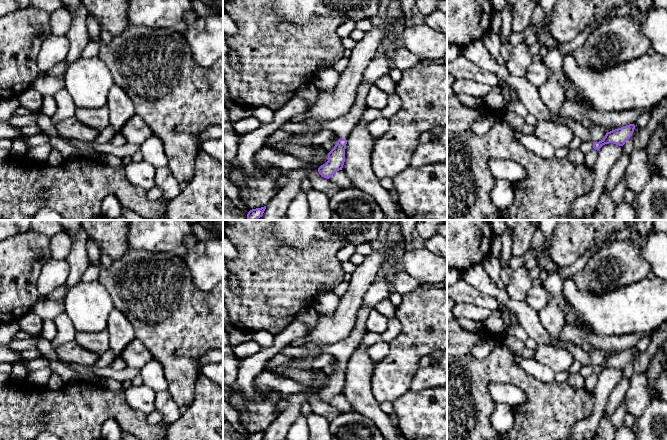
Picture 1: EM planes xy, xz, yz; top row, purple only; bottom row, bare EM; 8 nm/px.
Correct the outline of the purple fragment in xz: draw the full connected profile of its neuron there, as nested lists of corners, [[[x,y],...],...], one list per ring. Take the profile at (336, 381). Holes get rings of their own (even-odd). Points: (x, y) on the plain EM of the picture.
[[[362,306],[358,310],[355,327],[349,336],[340,342],[322,347],[323,353],[332,354],[339,363],[334,372],[328,377],[328,385],[318,392],[318,396],[322,401],[329,403],[335,396],[342,394],[345,386],[346,363],[358,348],[363,337],[368,334],[365,322],[373,309],[374,307]]]

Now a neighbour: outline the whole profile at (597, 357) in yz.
[[[592,350],[587,353],[593,366],[599,366],[603,364],[607,357],[606,353],[601,350]]]

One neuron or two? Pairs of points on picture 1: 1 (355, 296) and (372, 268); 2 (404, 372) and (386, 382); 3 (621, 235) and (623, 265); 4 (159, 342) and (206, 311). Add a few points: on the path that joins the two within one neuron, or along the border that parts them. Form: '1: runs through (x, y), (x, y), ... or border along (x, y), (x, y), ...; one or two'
1: runs through (357, 289), (365, 275); one
2: runs through (400, 372), (397, 372), (390, 379); one
3: border along (630, 240), (615, 240), (609, 243); two
4: runs through (171, 330), (177, 324), (194, 322); one

